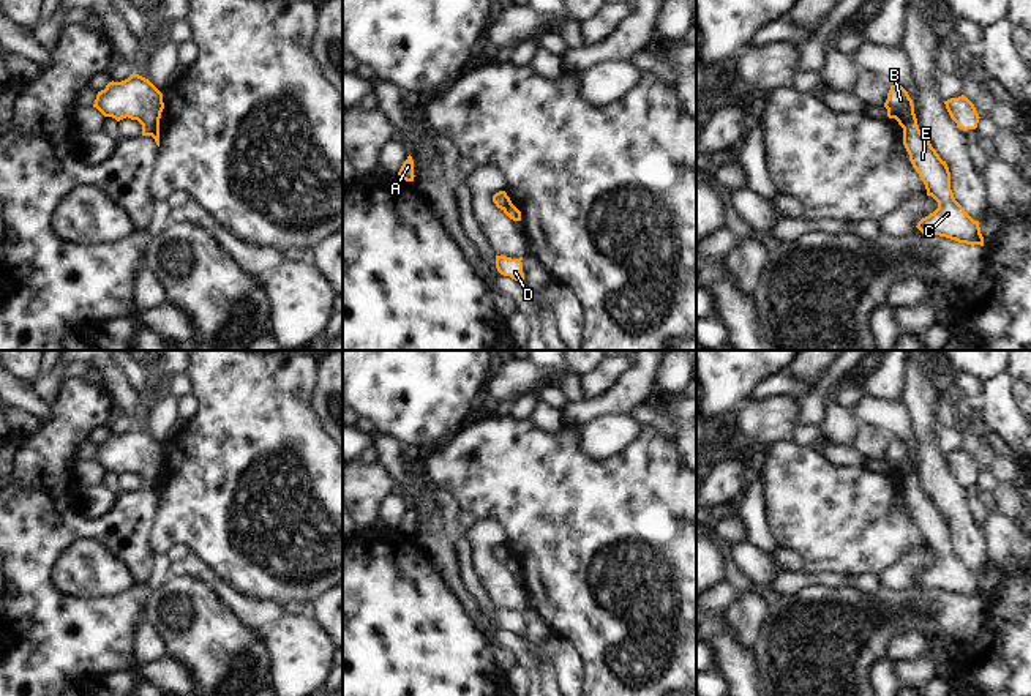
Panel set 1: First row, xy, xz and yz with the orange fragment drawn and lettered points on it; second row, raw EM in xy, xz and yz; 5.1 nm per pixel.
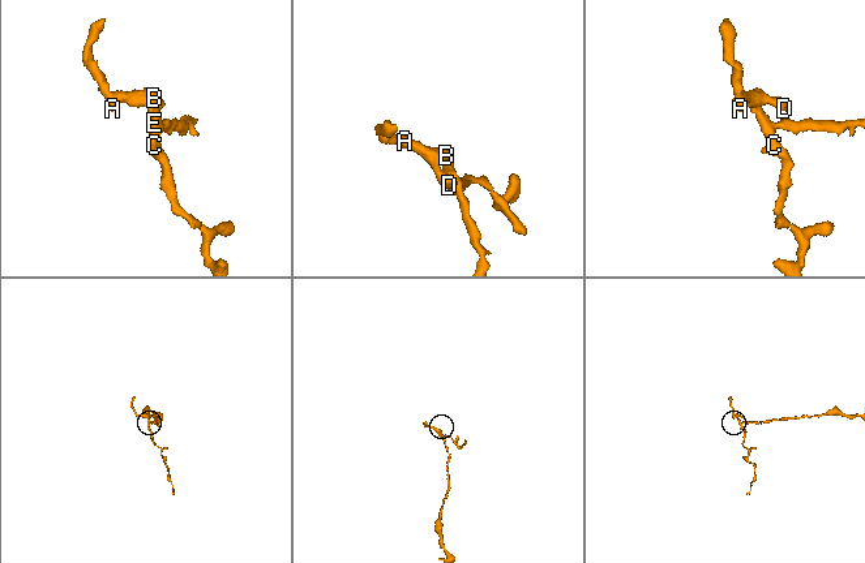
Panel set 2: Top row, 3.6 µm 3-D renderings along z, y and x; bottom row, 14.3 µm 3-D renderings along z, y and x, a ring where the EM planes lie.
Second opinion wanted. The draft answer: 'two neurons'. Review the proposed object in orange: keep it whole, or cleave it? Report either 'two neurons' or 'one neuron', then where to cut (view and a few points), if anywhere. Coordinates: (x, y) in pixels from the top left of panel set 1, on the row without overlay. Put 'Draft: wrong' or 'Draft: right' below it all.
two neurons; cut yz (913, 466), (902, 480)
Draft: right

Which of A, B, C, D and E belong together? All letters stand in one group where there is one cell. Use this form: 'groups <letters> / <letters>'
groups A B D / C E

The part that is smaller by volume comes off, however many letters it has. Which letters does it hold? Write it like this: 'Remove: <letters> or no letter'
Remove: A, B, D

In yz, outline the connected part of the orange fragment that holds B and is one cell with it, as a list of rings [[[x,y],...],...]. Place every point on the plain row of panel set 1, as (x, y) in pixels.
[[[890,439],[884,461],[887,462],[887,470],[895,472],[902,481],[914,467],[913,453],[902,439]]]

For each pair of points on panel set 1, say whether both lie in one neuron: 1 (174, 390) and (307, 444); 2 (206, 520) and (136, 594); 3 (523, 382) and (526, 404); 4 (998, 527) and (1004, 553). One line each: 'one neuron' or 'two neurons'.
1: two neurons
2: two neurons
3: two neurons
4: one neuron

